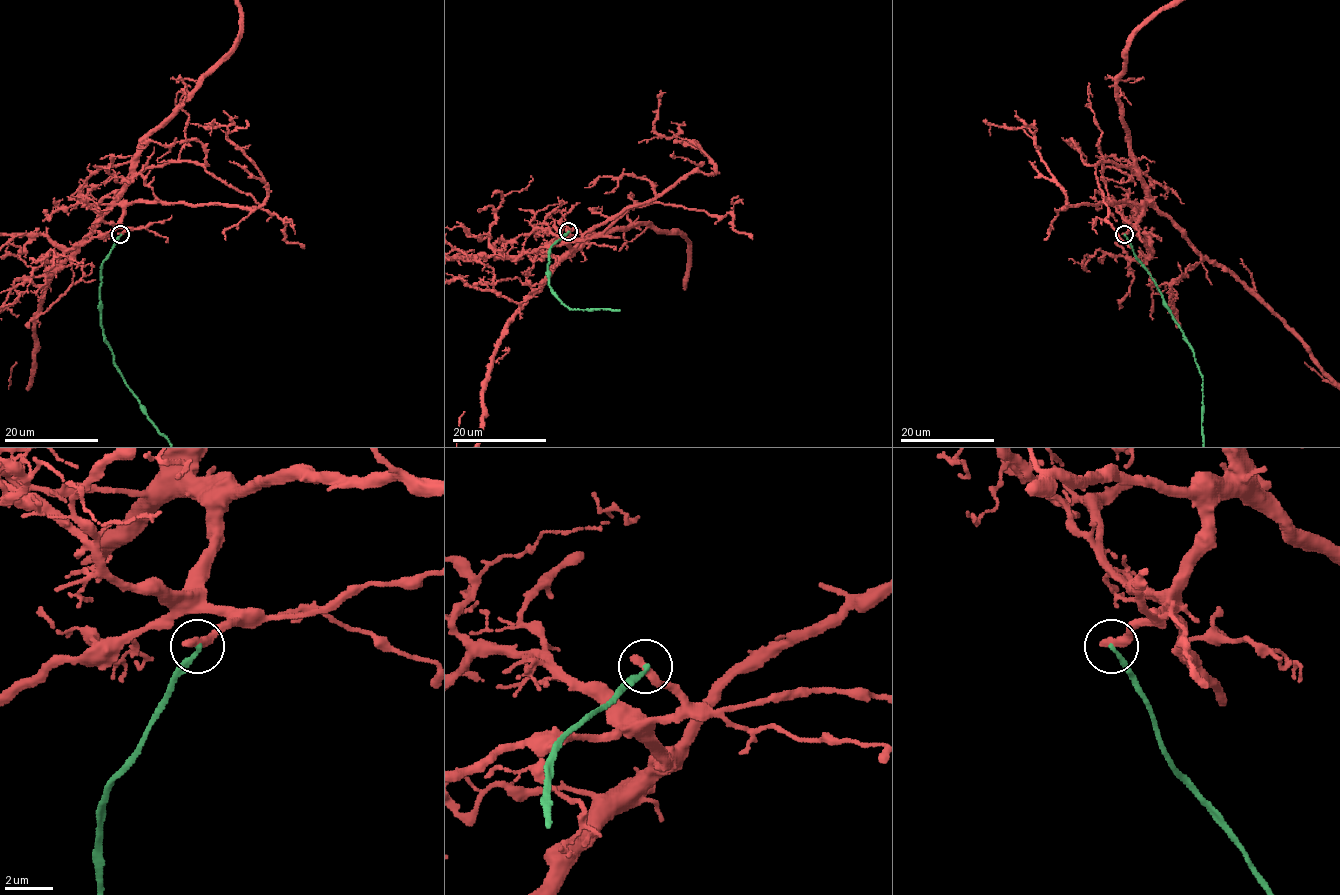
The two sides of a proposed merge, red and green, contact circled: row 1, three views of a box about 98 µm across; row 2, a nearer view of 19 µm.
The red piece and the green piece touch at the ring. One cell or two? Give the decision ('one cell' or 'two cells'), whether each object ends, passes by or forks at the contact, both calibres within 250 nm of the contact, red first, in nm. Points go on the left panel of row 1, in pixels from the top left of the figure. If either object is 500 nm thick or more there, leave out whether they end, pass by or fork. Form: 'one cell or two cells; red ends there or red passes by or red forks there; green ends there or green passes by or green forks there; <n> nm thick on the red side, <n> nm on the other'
two cells; red ends there; green ends there; 440 nm thick on the red side, 190 nm on the other

